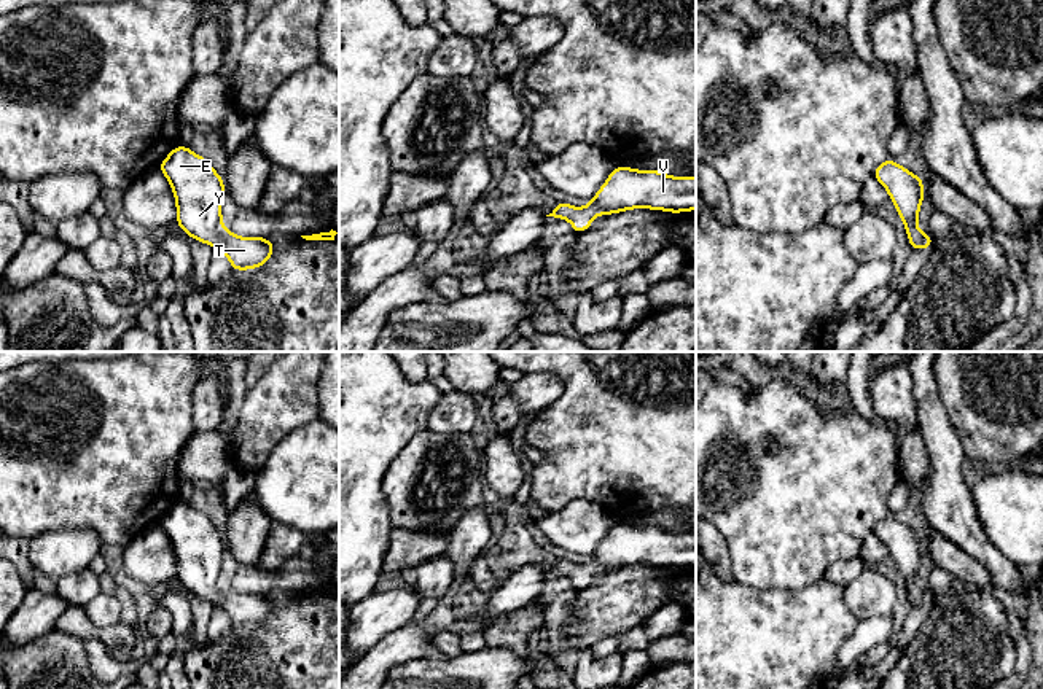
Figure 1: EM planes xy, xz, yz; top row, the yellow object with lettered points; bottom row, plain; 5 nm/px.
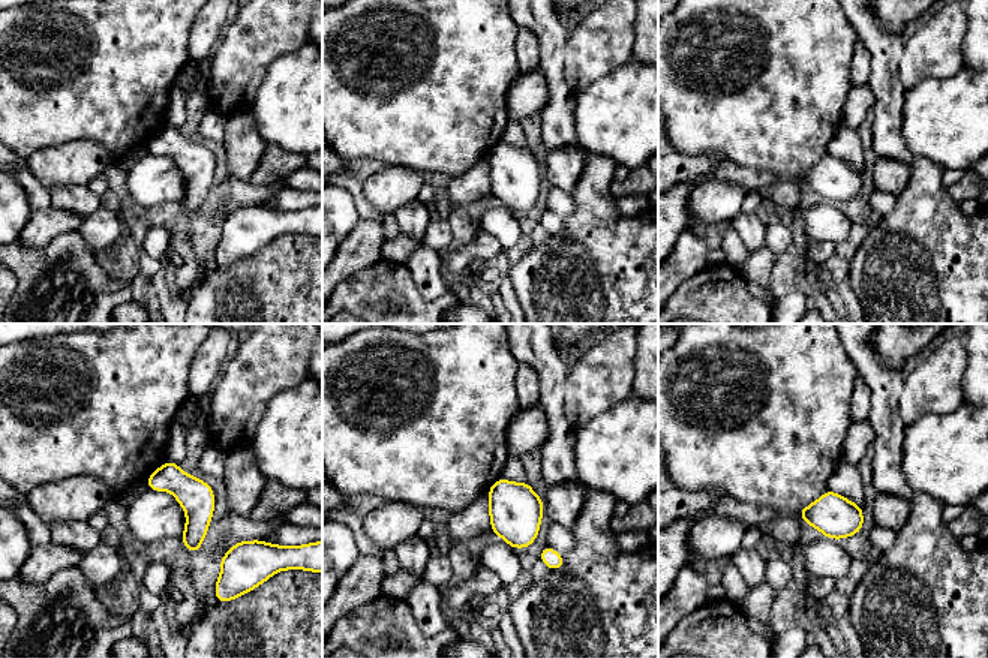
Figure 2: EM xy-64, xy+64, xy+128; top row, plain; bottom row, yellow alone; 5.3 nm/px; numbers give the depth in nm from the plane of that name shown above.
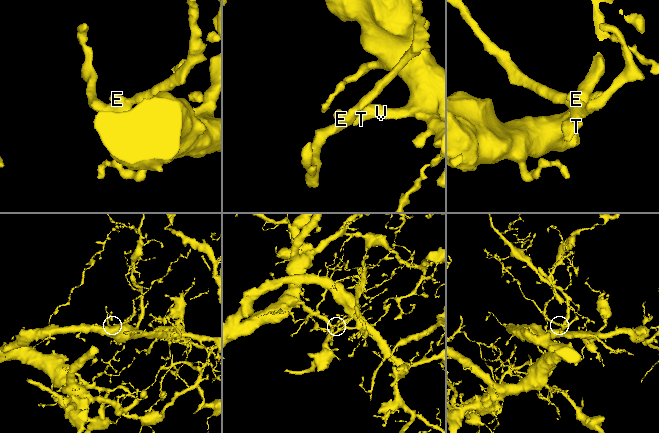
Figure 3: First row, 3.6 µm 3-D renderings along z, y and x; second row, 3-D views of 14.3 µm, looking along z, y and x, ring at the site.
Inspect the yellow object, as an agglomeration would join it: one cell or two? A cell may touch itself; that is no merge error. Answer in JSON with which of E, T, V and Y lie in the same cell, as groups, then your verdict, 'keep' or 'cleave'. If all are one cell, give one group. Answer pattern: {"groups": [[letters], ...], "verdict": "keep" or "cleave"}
{"groups": [["E", "T", "V", "Y"]], "verdict": "keep"}

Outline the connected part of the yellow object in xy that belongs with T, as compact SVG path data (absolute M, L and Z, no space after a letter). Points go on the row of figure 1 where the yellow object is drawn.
M177 145L158 165L169 180L175 205L175 224L201 243L223 251L232 271L264 266L275 247L266 237L239 237L223 226L225 180L213 165L185 145Z

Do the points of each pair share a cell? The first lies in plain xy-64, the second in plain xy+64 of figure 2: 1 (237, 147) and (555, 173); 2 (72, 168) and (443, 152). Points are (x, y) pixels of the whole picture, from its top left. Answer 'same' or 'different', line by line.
1: same
2: different

